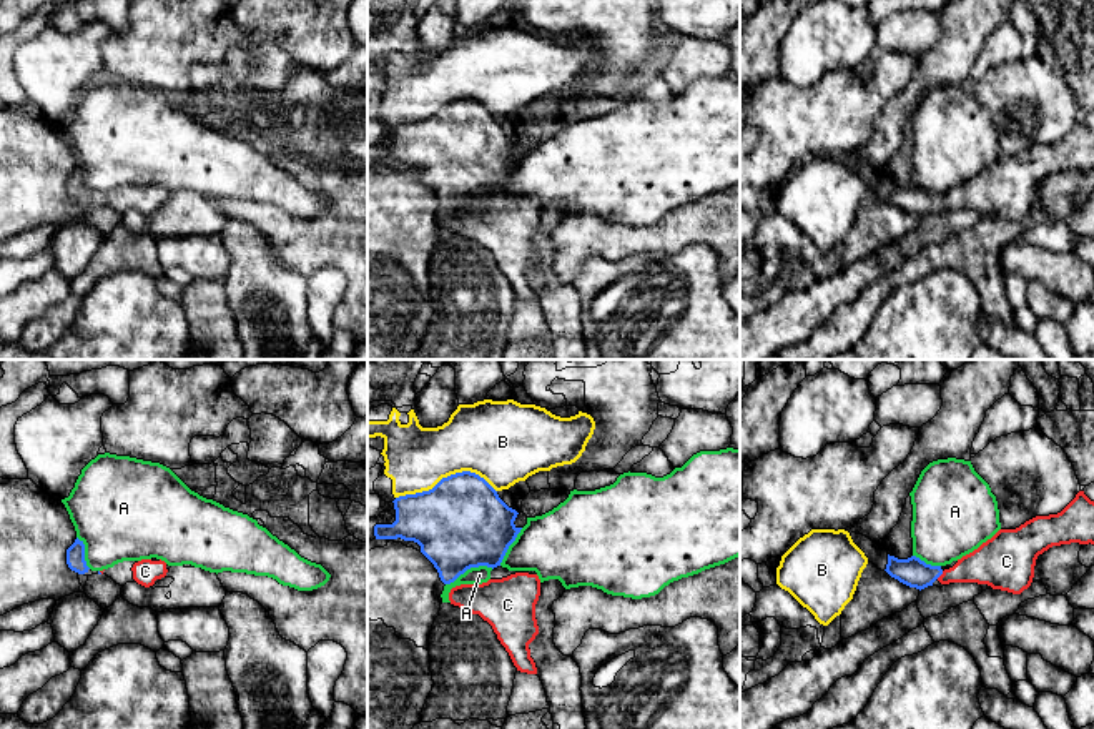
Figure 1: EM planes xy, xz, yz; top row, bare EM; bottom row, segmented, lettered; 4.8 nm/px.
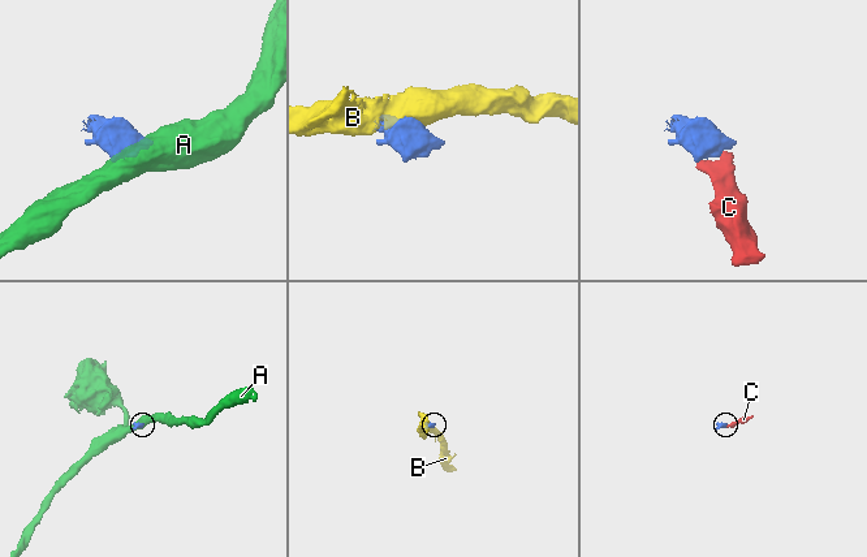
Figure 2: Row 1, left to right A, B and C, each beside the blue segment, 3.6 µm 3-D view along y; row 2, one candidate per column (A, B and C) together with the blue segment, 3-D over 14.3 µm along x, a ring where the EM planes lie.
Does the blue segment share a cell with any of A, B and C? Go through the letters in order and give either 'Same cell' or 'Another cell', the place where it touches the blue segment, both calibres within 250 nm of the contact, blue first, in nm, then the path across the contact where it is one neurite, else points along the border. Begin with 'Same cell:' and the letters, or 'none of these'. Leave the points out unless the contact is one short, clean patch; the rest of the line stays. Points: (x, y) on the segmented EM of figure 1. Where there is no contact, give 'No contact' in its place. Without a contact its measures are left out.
Same cell: C
A: Another cell. Touches blue at xz (469, 568). Thickness 440 nm (blue) against 80 nm
B: Another cell. Touches blue at xz (448, 476). Thickness 440 nm (blue) against 340 nm
C: Same cell. Touches blue at yz (940, 575). Thickness 140 nm (blue) against 190 nm

